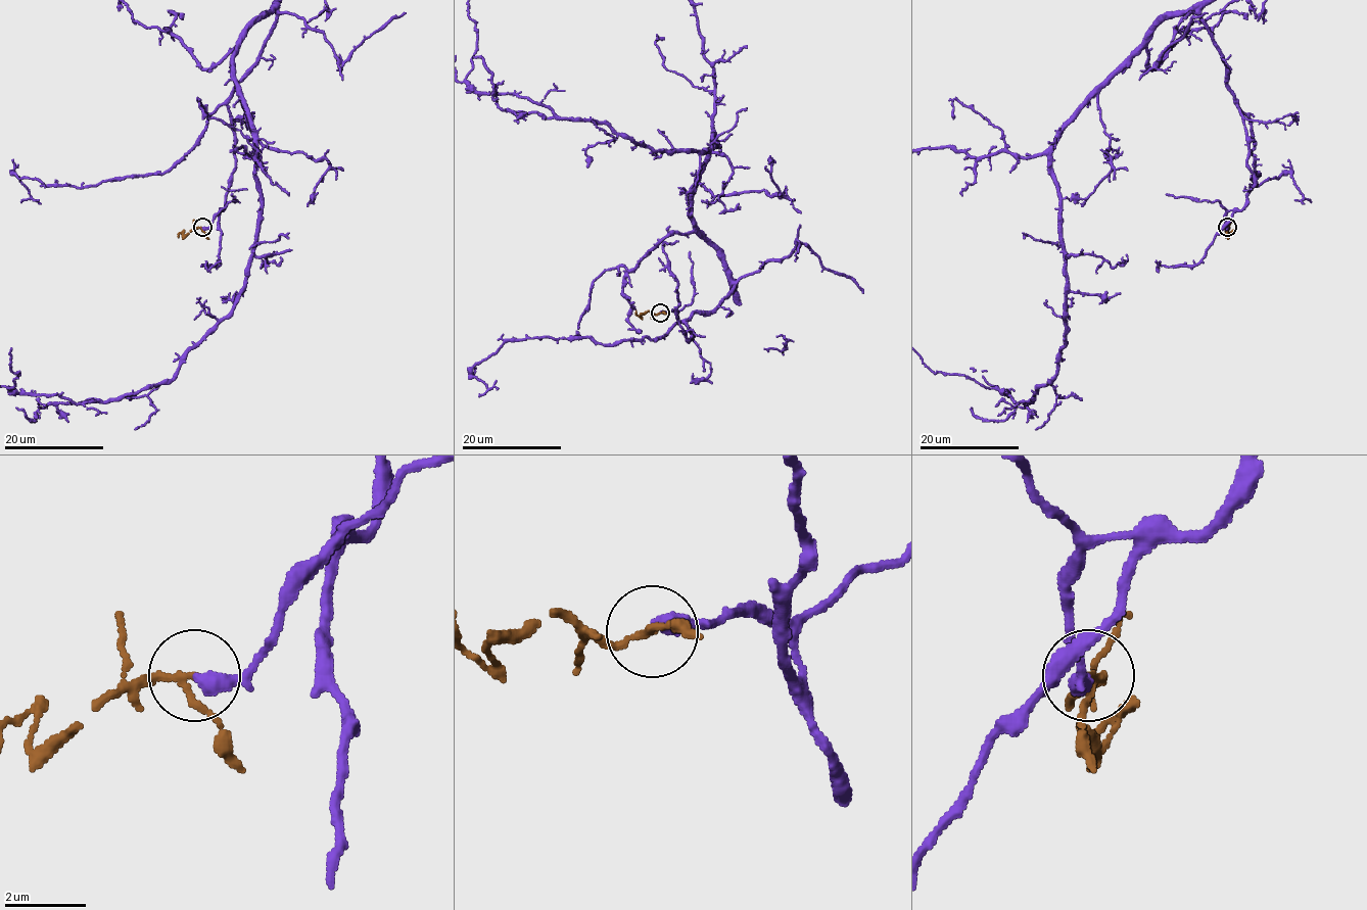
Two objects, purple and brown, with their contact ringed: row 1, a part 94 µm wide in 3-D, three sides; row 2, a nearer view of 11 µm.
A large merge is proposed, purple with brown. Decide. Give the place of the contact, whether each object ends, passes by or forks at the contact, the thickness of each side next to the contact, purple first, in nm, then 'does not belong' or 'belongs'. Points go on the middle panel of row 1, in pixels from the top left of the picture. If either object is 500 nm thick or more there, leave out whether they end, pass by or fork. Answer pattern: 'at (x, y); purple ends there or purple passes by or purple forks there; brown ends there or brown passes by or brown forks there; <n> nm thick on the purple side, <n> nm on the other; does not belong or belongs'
at (660, 313); purple ends there; brown passes by; 400 nm thick on the purple side, 140 nm on the other; belongs

